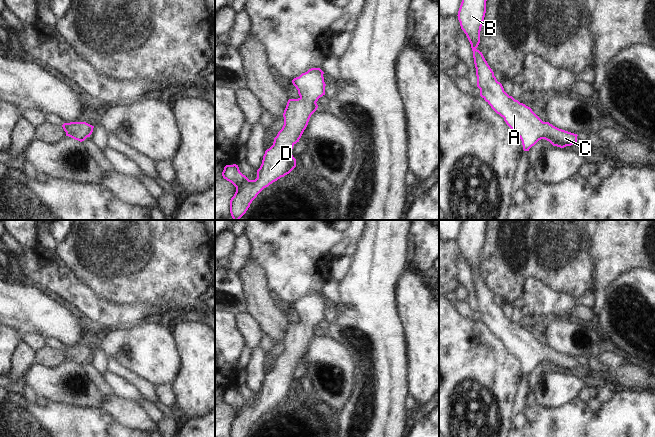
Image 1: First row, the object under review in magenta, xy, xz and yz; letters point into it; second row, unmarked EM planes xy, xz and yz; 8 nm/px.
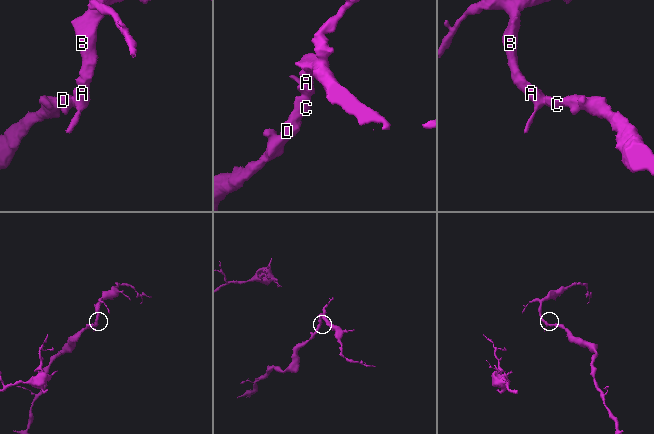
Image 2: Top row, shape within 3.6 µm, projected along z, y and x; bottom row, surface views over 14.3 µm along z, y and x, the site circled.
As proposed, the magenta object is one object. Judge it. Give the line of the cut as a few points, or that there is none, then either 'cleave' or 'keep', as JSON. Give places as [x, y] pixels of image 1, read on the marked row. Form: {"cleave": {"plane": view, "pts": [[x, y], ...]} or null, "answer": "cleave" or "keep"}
{"cleave": null, "answer": "keep"}

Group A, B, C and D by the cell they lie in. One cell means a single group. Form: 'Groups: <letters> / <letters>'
Groups: A B C D

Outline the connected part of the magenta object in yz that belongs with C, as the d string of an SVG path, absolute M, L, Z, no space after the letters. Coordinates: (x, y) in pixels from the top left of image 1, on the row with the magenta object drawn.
M462 0L457 15L461 29L466 34L473 51L480 96L517 133L524 151L529 151L541 139L560 148L577 143L577 134L559 129L549 122L543 122L530 107L509 96L502 84L497 81L482 52L476 49L480 43L486 1Z

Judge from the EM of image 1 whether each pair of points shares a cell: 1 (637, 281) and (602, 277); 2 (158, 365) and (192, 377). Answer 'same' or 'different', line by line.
1: different
2: different

